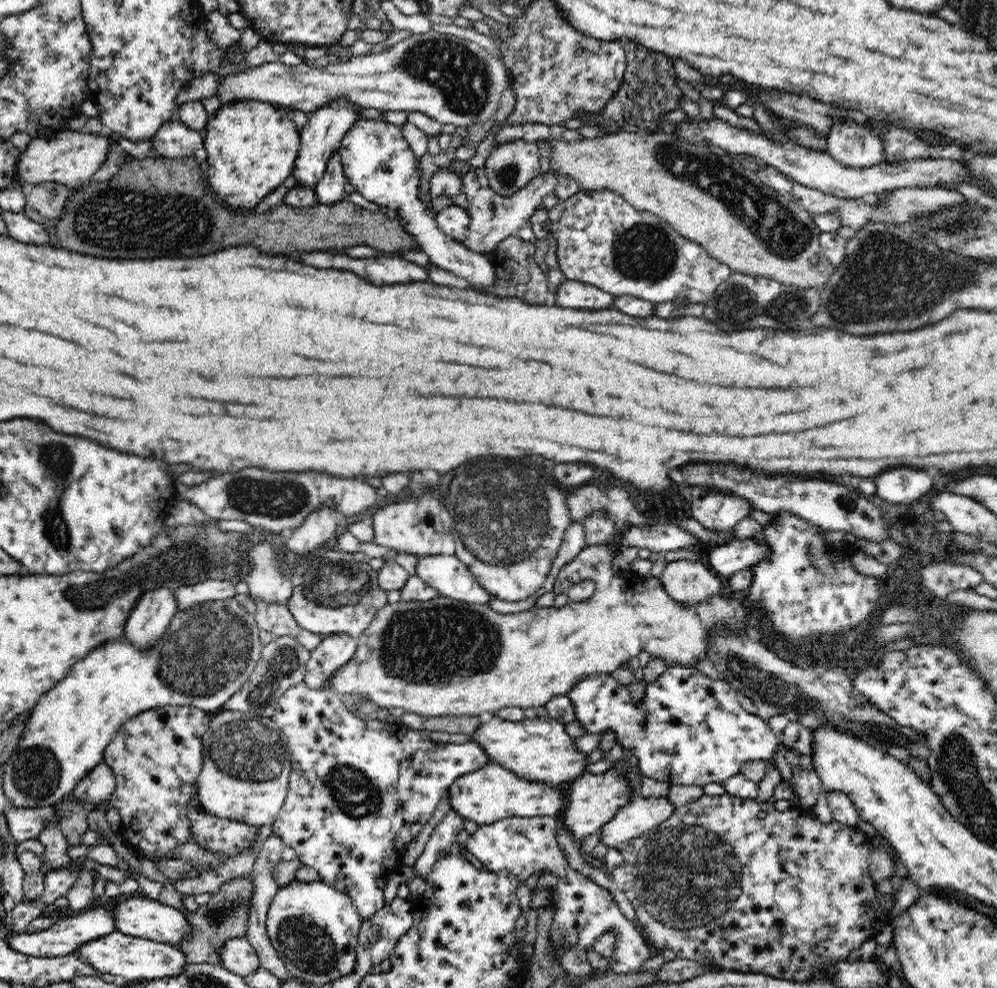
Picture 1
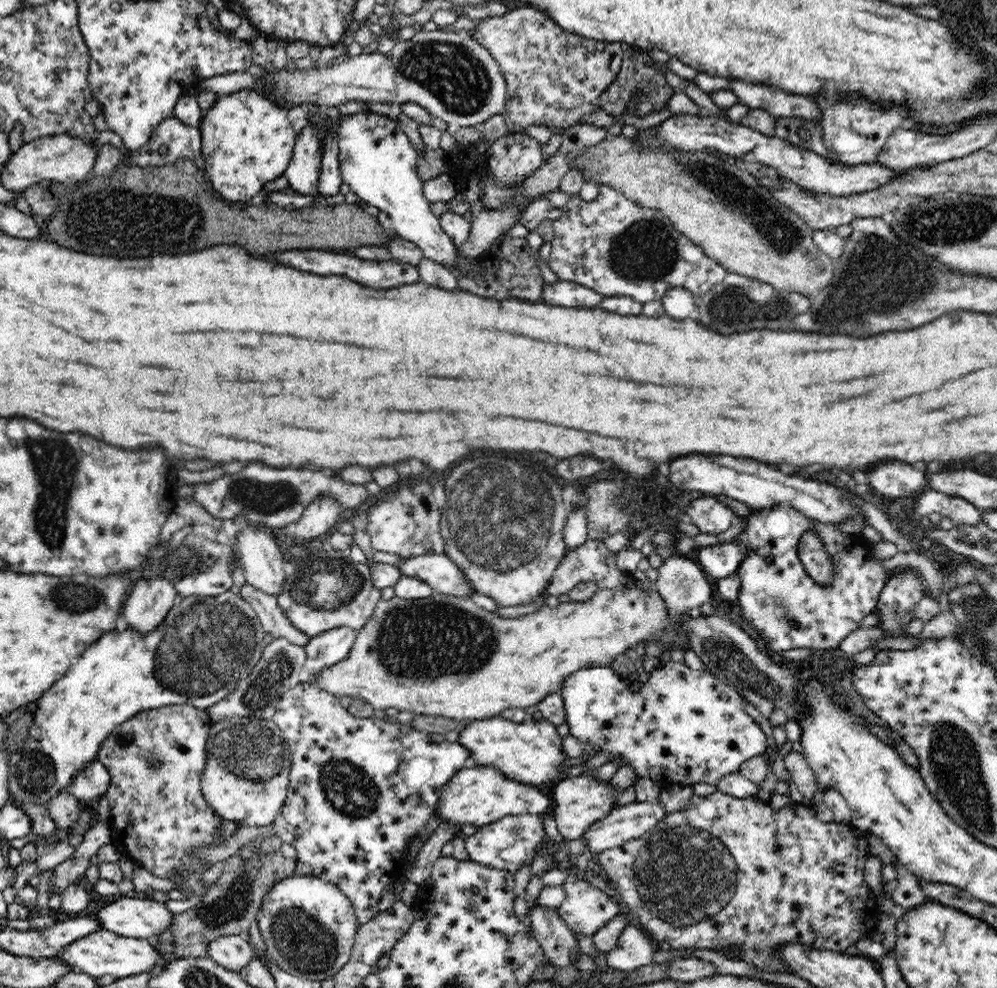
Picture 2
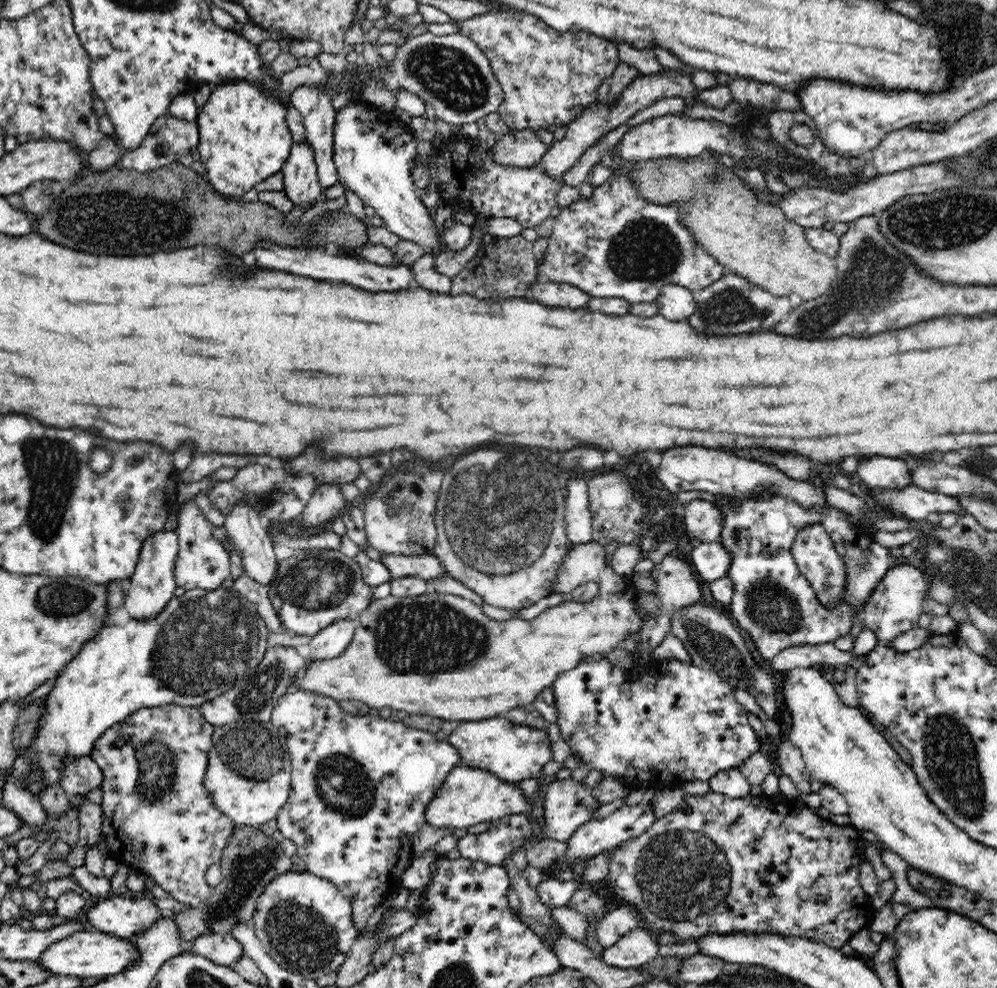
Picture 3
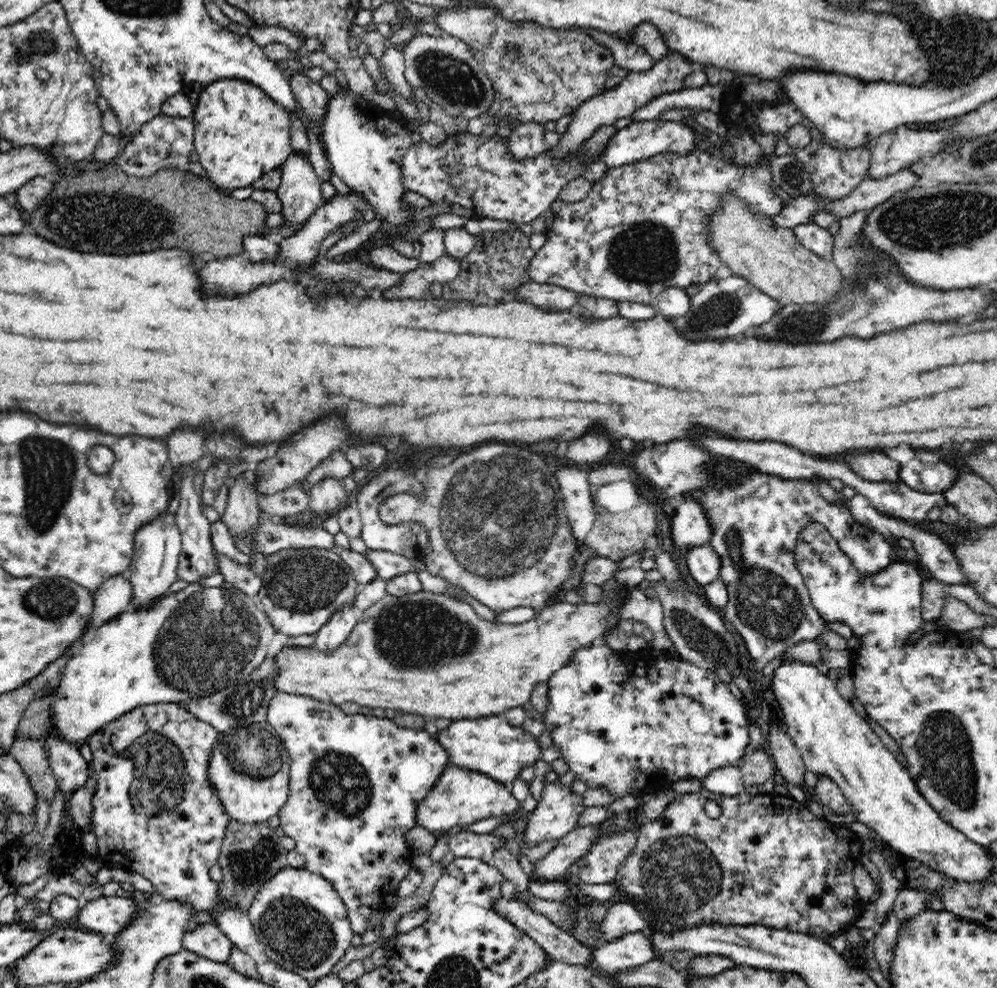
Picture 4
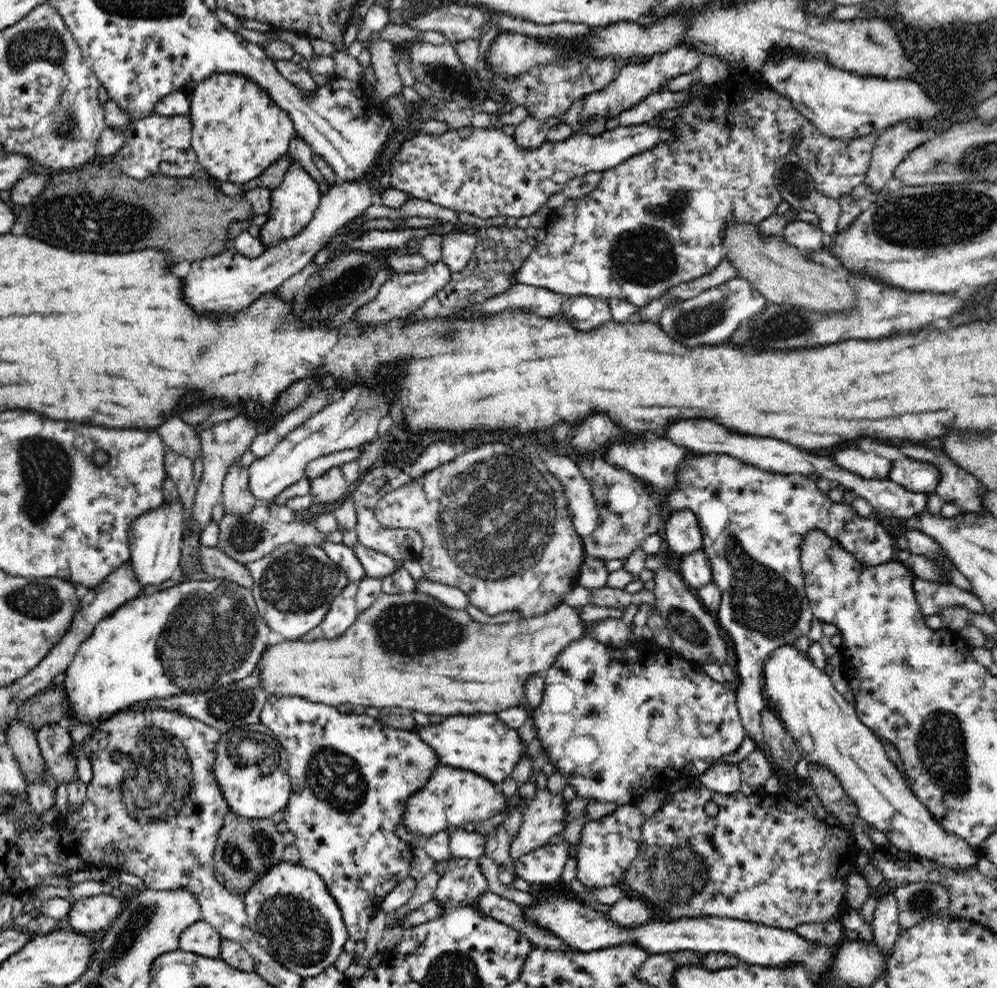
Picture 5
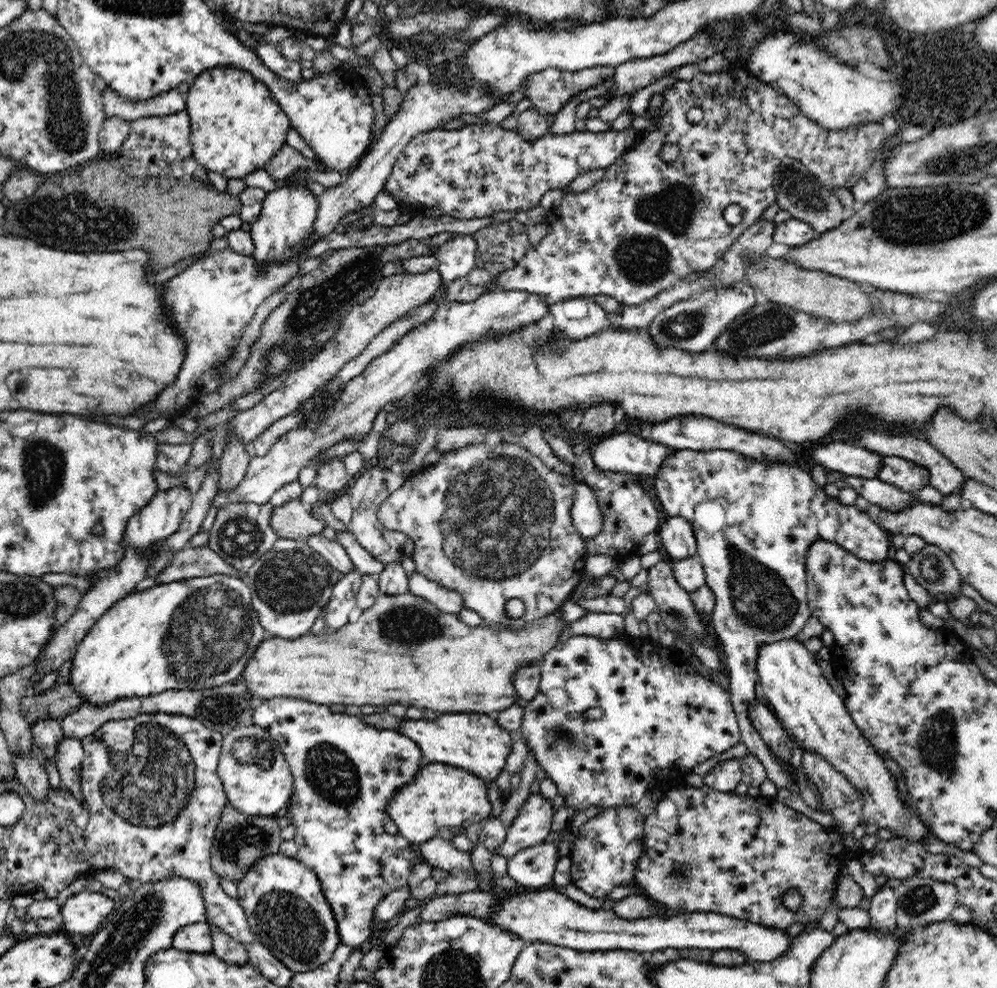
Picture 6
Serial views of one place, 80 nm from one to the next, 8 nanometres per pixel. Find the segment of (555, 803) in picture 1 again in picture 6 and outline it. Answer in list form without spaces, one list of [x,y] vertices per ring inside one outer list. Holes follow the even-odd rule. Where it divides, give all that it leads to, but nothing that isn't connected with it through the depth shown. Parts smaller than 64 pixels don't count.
[[[442,763],[425,764],[416,778],[402,785],[389,798],[385,811],[394,821],[399,834],[418,845],[439,836],[442,828],[456,830],[490,816],[492,805],[486,794],[487,785],[488,782],[469,771]]]

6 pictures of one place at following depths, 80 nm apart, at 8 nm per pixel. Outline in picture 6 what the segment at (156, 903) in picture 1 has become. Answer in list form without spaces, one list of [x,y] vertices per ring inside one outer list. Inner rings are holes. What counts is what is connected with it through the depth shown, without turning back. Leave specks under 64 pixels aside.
[[[81,891],[70,895],[66,902],[62,904],[58,920],[61,928],[65,932],[76,932],[76,934],[90,934],[99,930],[106,920],[106,916],[112,914],[119,901],[112,900],[103,893]]]

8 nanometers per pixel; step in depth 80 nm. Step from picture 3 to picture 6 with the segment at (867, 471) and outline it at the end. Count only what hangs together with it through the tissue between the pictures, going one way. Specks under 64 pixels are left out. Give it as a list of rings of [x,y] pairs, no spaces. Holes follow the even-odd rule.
[[[828,442],[818,444],[811,452],[811,460],[814,464],[841,472],[846,476],[858,476],[872,478],[882,466],[882,456],[876,452],[858,448],[844,442]]]

